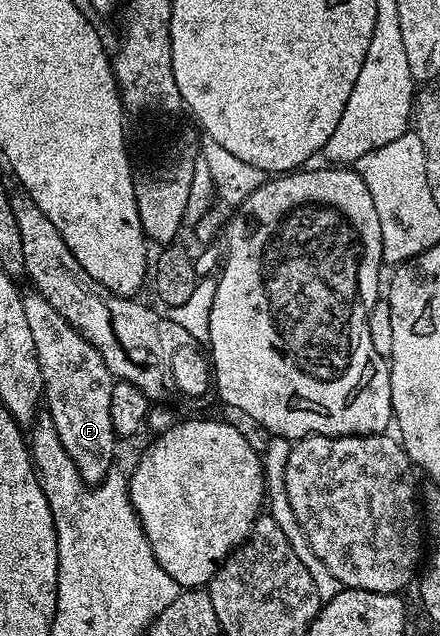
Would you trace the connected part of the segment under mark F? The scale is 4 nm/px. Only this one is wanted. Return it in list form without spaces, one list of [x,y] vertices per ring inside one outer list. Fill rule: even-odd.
[[[23,293],[22,303],[38,353],[44,406],[56,424],[56,432],[60,432],[60,444],[64,444],[64,452],[68,452],[85,482],[100,483],[115,465],[116,435],[110,415],[112,388],[116,379],[105,366],[100,352],[42,294]]]

